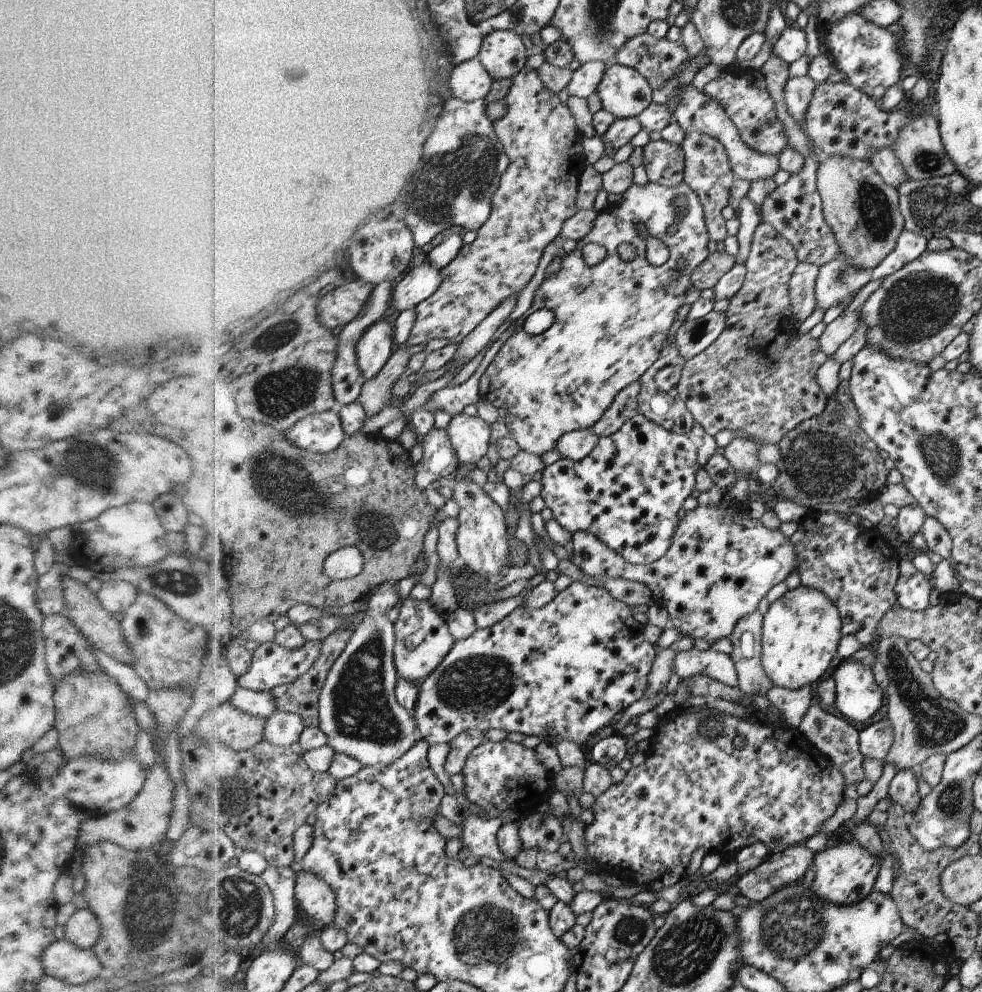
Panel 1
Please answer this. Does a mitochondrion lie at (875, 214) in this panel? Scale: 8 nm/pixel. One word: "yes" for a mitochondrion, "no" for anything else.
yes

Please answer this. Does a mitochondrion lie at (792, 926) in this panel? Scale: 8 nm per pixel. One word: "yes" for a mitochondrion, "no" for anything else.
yes

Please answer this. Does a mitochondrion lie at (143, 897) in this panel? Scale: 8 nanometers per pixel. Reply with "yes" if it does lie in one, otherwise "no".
yes

